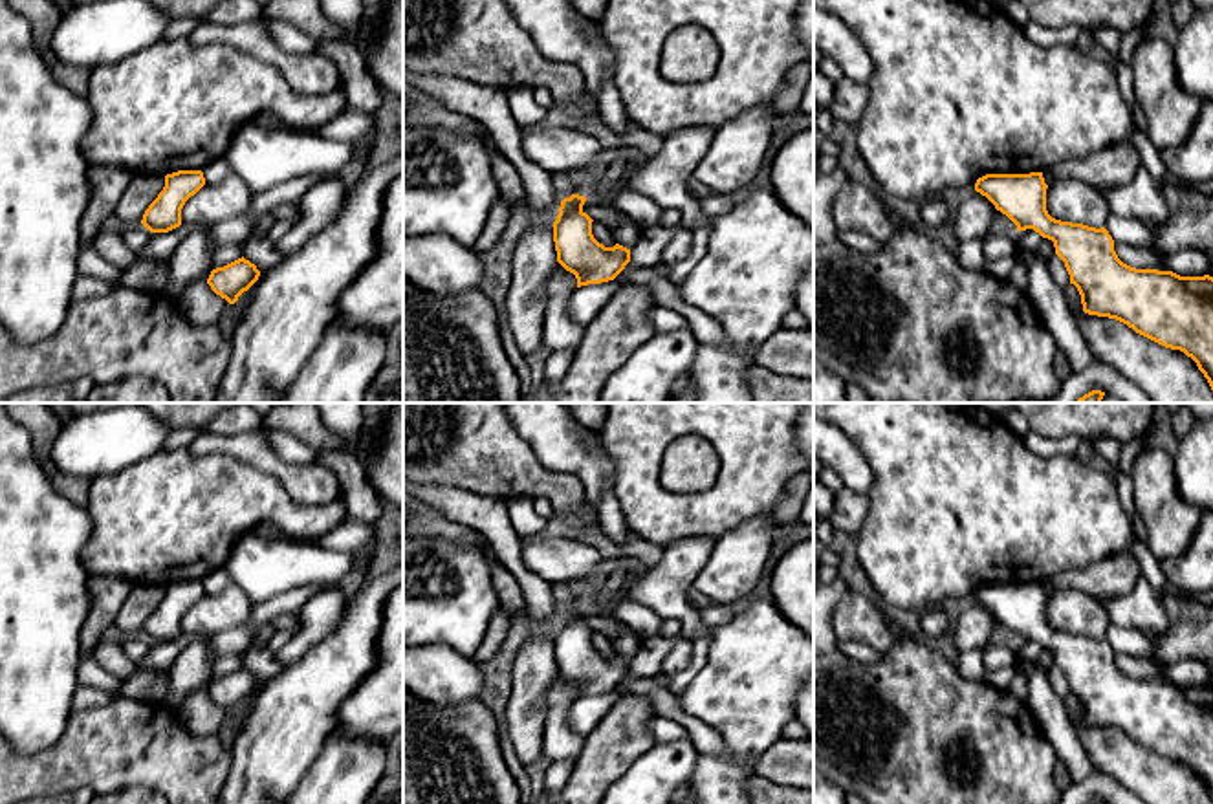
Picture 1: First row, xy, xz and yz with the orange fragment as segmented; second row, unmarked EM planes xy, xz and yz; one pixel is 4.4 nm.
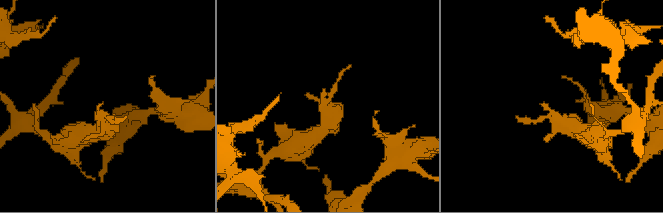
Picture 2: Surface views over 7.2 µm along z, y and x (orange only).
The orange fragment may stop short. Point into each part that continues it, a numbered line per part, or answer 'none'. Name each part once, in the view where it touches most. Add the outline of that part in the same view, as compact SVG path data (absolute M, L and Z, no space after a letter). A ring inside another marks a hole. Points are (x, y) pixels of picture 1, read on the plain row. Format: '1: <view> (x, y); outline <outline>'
none

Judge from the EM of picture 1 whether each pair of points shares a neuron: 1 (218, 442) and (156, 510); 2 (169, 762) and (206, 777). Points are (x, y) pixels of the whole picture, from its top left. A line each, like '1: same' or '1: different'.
1: different
2: same

